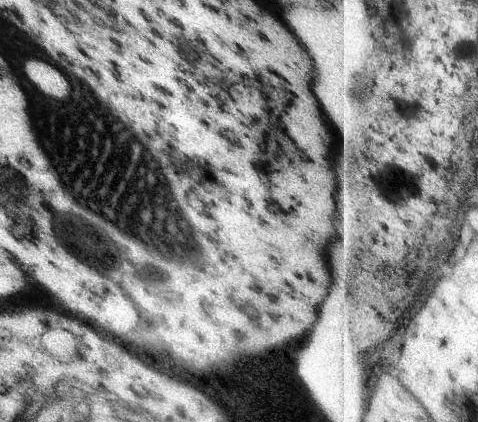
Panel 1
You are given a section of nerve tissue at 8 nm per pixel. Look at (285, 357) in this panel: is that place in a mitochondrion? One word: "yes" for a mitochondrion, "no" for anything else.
no

